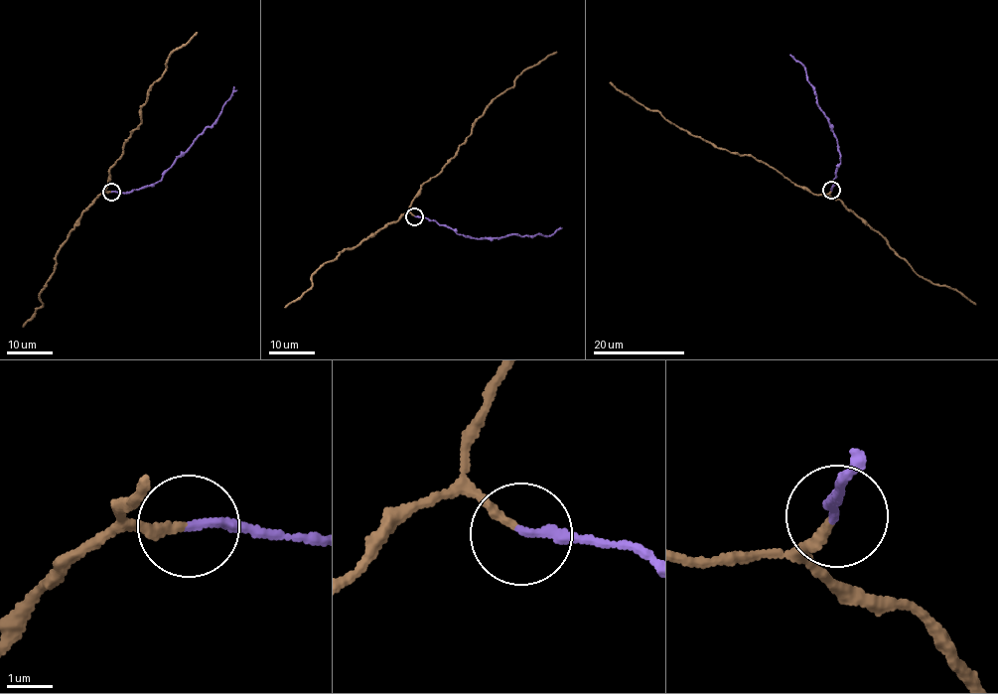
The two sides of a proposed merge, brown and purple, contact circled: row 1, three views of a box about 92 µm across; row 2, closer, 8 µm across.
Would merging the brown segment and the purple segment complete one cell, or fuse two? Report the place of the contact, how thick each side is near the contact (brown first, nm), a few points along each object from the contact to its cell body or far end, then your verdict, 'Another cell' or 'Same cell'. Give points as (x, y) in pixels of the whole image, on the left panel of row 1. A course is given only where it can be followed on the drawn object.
Place: (111, 192). Thickness 190 nm (brown) against 200 nm. Course of brown: (111, 192), (103, 189), (108, 172), (130, 132), (139, 125), (147, 93), (159, 79), (169, 56), (198, 32). Course of purple: (111, 192), (125, 193), (161, 179), (178, 157), (215, 121), (234, 86). Another cell

